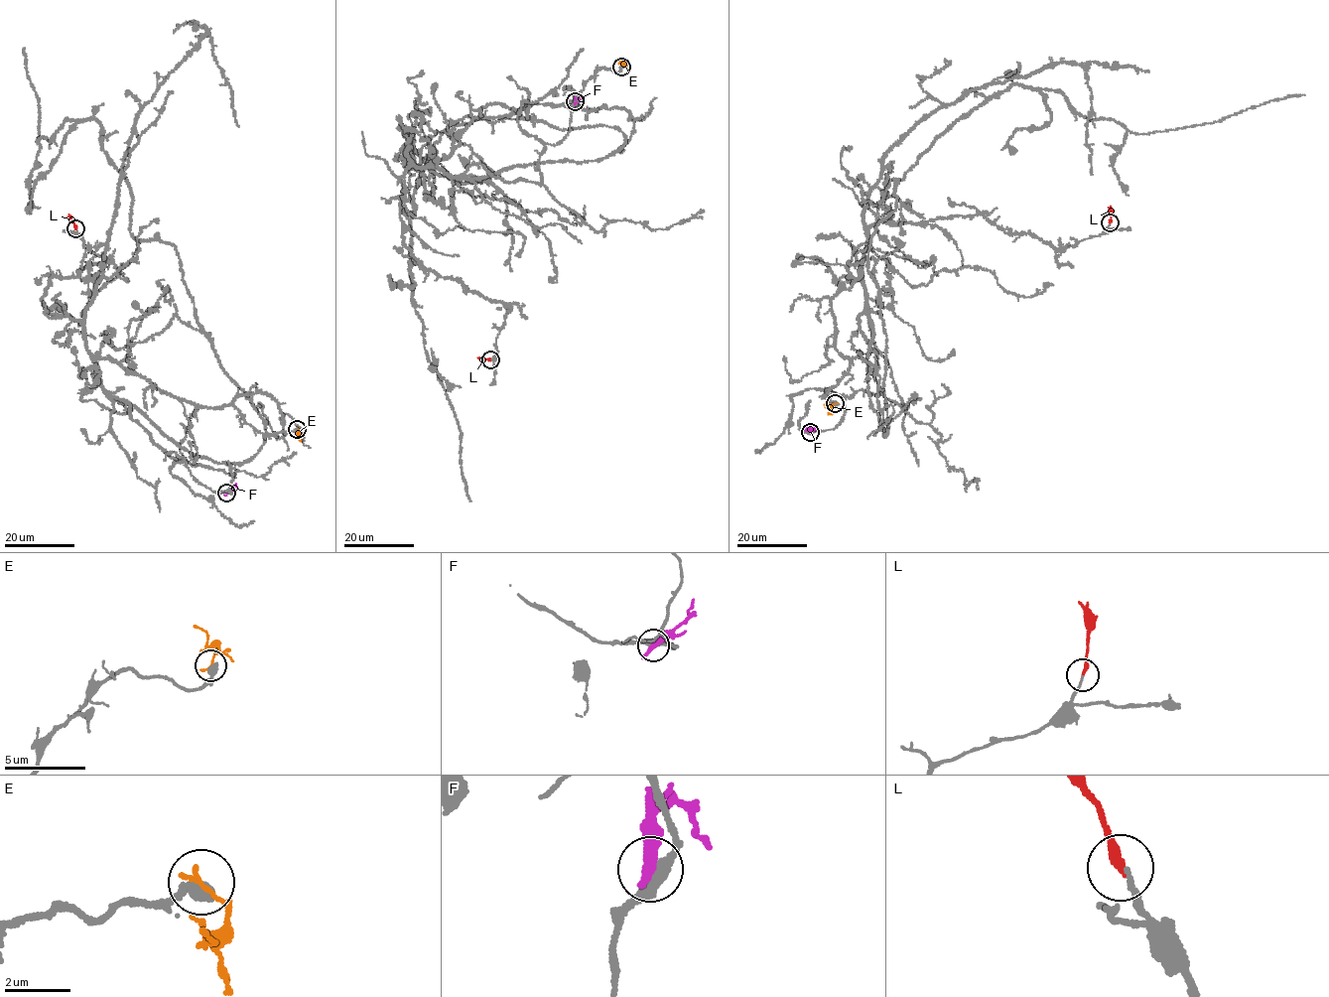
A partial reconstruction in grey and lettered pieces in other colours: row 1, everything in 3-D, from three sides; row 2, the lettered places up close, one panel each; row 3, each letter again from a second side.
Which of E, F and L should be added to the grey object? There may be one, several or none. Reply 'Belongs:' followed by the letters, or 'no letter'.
Belongs: L

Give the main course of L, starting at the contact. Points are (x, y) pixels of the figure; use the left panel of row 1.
L: (75, 228), (68, 214)

